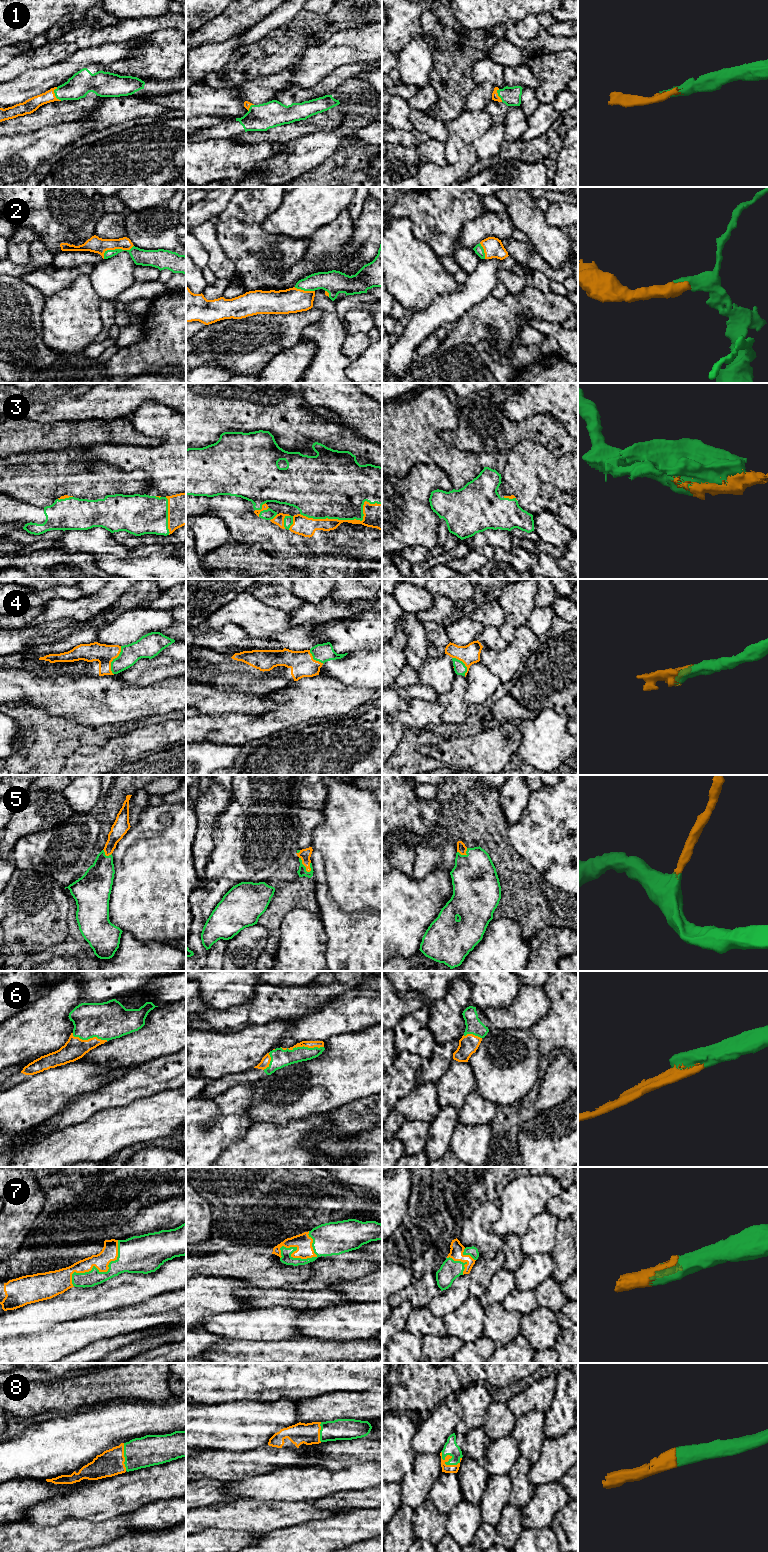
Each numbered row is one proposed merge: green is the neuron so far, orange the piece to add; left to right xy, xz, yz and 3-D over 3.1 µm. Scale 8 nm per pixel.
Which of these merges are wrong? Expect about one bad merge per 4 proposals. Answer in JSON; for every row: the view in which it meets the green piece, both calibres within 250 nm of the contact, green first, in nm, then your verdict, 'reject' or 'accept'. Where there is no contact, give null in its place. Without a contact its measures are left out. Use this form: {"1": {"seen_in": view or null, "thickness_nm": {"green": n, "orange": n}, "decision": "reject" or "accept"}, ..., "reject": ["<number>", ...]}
{"1": {"seen_in": "xy", "thickness_nm": {"green": 190, "orange": 110}, "decision": "accept"}, "2": {"seen_in": "xy", "thickness_nm": {"green": 130, "orange": 130}, "decision": "accept"}, "3": {"seen_in": "xz", "thickness_nm": {"green": 460, "orange": 200}, "decision": "accept"}, "4": {"seen_in": "xy", "thickness_nm": {"green": 160, "orange": 160}, "decision": "accept"}, "5": {"seen_in": "xz", "thickness_nm": {"green": 70, "orange": 90}, "decision": "accept"}, "6": {"seen_in": "xz", "thickness_nm": {"green": 150, "orange": 60}, "decision": "accept"}, "7": {"seen_in": "xz", "thickness_nm": {"green": 200, "orange": 140}, "decision": "accept"}, "8": {"seen_in": "yz", "thickness_nm": {"green": 120, "orange": 60}, "decision": "accept"}, "reject": []}

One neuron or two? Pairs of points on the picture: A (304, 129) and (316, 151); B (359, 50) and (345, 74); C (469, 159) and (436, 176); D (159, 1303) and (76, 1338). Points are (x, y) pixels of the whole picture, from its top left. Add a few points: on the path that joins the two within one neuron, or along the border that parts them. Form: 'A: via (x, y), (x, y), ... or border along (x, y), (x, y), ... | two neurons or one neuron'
A: border along (330, 130), (310, 132), (285, 142) | two neurons
B: border along (371, 61), (343, 65), (335, 68), (328, 74) | two neurons
C: via (461, 167), (457, 171), (444, 176) | one neuron
D: via (138, 1317), (97, 1327) | one neuron

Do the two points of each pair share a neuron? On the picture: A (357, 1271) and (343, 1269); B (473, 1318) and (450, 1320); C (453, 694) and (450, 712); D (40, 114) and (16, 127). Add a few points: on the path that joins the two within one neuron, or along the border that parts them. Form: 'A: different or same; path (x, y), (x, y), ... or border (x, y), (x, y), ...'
A: same; path (354, 1270), (346, 1270)
B: same; path (467, 1320), (456, 1320)
C: same; path (453, 698), (453, 708)
D: same; path (34, 120), (22, 124)

